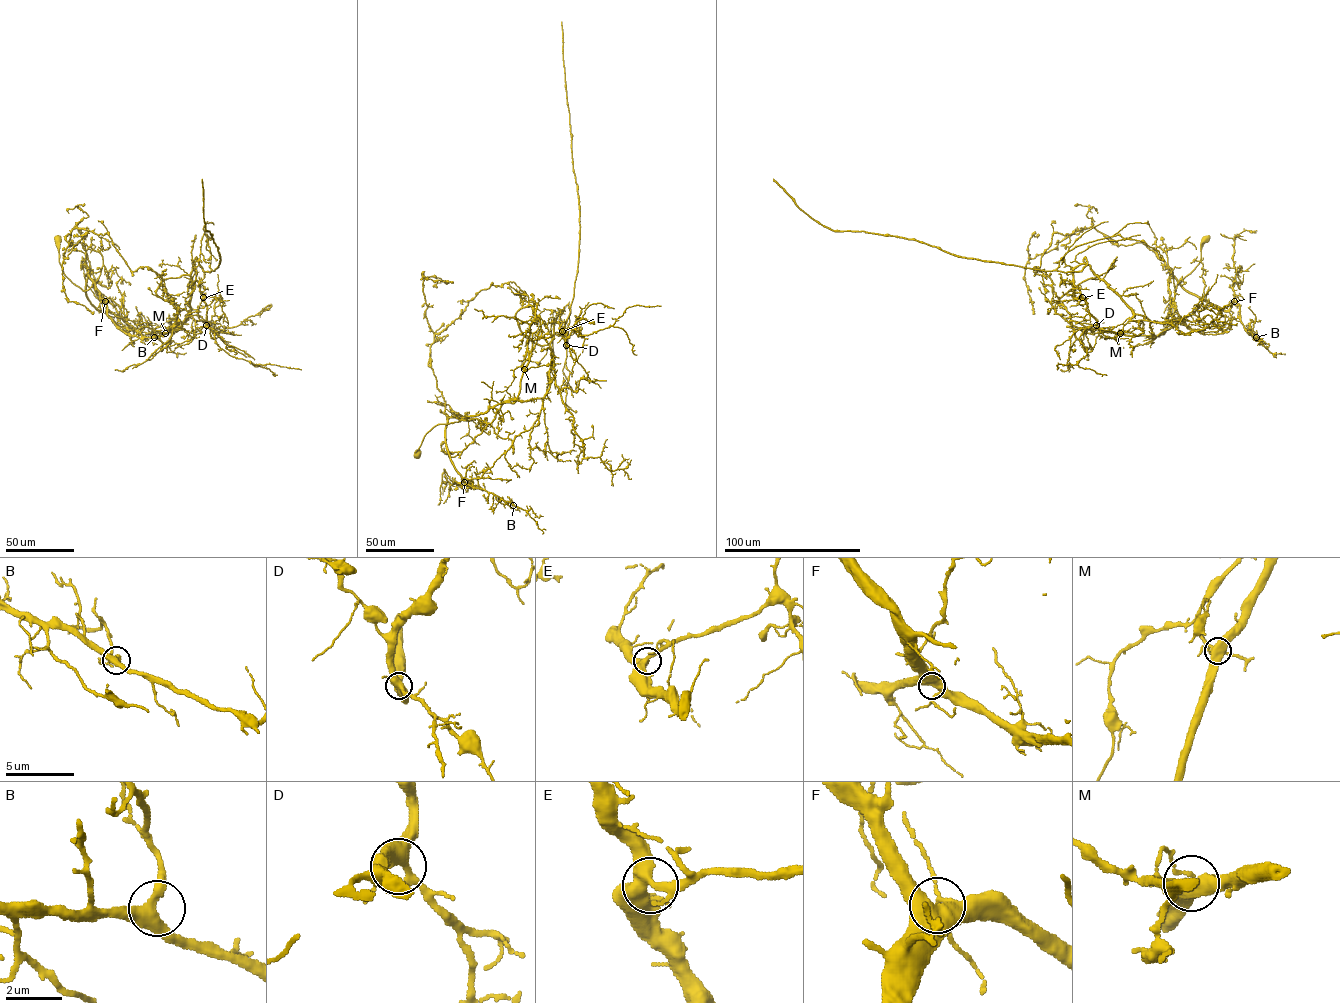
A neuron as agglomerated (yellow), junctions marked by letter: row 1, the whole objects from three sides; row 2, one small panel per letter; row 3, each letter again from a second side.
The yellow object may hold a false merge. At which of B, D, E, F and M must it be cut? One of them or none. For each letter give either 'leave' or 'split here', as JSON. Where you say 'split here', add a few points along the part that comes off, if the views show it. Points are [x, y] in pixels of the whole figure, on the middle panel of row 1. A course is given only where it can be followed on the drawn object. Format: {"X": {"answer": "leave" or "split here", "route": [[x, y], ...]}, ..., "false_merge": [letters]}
{"B": {"answer": "leave"}, "D": {"answer": "leave"}, "E": {"answer": "leave"}, "F": {"answer": "leave"}, "M": {"answer": "split here", "route": [[524, 369], [541, 326], [530, 306], [517, 312], [521, 332], [547, 345], [569, 314], [578, 261], [561, 22]]}, "false_merge": ["M"]}

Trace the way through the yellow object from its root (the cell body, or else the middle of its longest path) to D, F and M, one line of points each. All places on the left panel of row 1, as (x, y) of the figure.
D: (58, 238), (84, 291), (102, 255), (88, 247), (88, 276), (130, 335), (181, 325), (194, 264), (206, 325)
F: (58, 238), (64, 273), (84, 291), (98, 279), (102, 255), (87, 249), (86, 295), (99, 311), (105, 301)
M: (58, 238), (64, 273), (84, 291), (102, 255), (88, 247), (85, 265), (121, 330), (164, 333)

